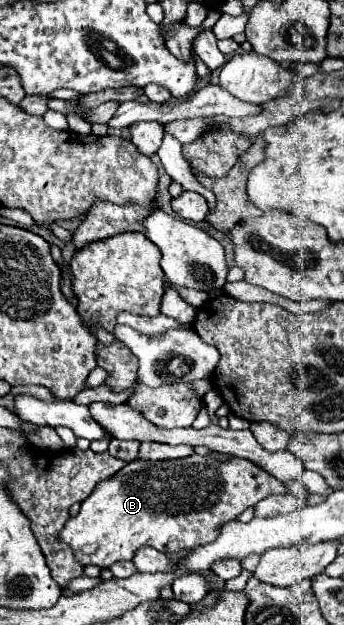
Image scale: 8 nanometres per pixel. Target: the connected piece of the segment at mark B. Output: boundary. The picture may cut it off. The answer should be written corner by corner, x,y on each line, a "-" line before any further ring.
189,455
185,459
171,461
131,461
115,479
107,479
103,485
81,503
81,513
71,517
61,531
61,539
75,551
75,559
83,565
111,567
117,561
131,561
137,549
153,547
161,553
191,551
199,545
207,545
217,539
219,529
237,519
247,507
253,507
269,495
285,495
287,487
275,477
267,475
261,467
247,459
219,461
213,455

